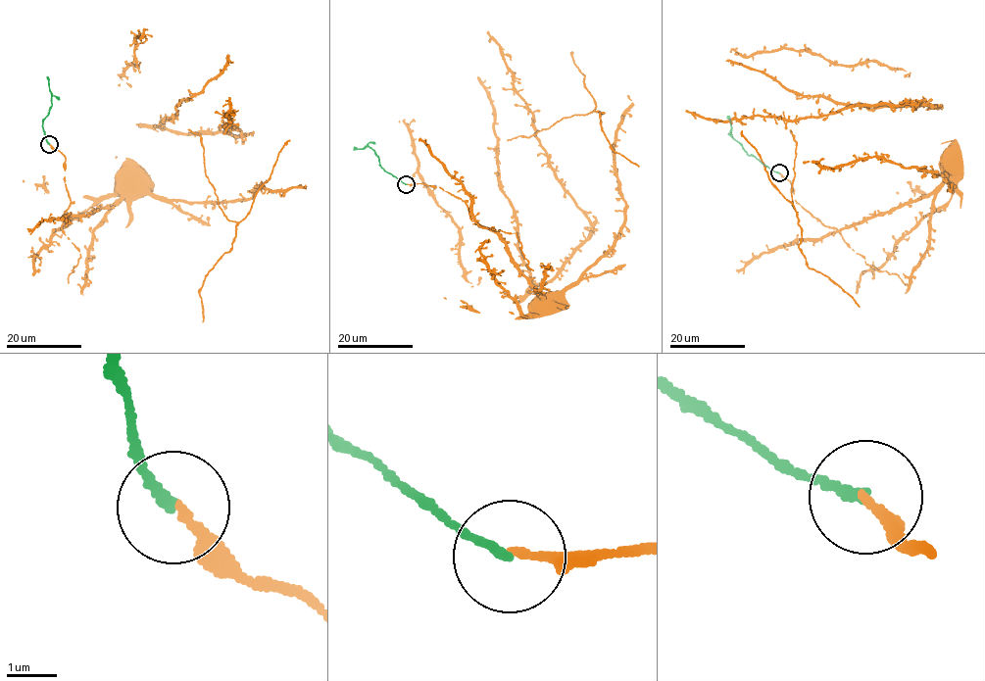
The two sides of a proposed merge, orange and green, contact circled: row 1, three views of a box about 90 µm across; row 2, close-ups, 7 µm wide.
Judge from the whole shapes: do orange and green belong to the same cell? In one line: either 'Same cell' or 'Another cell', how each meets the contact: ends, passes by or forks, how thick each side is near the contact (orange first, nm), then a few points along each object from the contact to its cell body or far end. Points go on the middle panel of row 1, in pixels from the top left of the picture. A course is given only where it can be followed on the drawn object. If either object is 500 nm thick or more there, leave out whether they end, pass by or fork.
Same cell. At the ring orange ends. At the ring green ends. Thickness 160 nm (orange) against 190 nm. Course of orange: (406, 184), (440, 187), (465, 202), (469, 218), (499, 232), (523, 274), (544, 298), (550, 298). Course of green: (406, 184), (379, 165), (369, 146), (353, 148)

